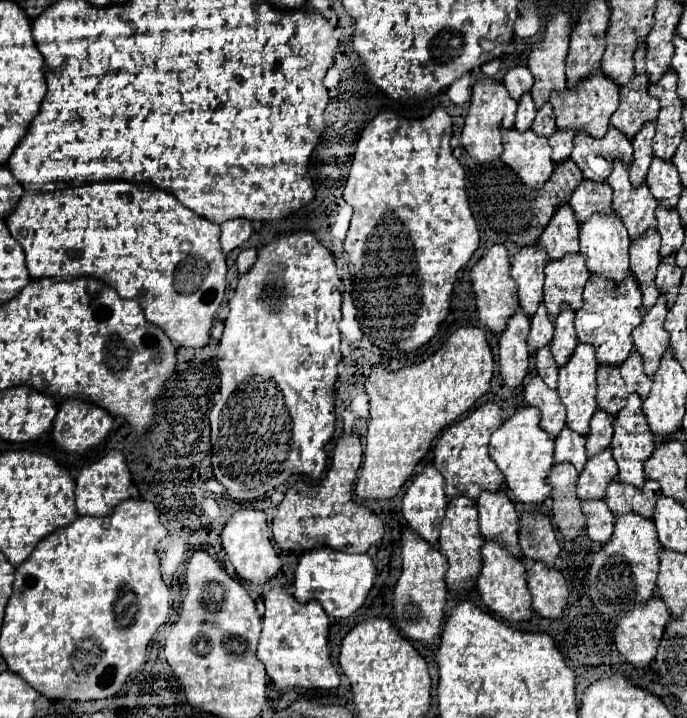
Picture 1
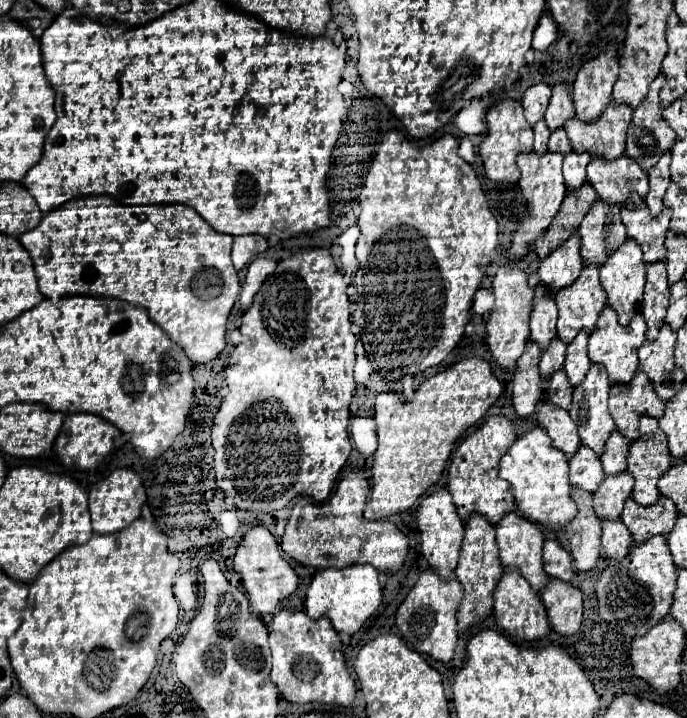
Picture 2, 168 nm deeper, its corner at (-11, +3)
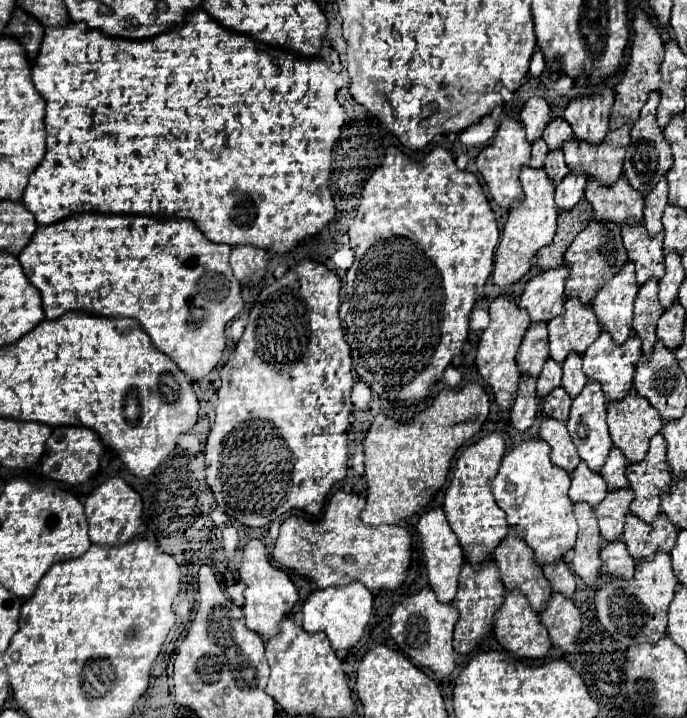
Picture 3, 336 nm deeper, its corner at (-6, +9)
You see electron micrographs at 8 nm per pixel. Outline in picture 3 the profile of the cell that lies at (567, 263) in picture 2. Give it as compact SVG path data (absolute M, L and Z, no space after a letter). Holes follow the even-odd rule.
M561 264L557 268L541 270L539 274L527 280L525 290L519 298L519 306L529 312L531 322L549 322L551 318L563 314L563 292L567 276L569 268L567 264Z

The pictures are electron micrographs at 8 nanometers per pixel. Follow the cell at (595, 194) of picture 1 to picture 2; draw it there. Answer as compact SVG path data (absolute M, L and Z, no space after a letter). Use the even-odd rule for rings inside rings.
M596 200L584 216L578 234L584 266L600 266L616 246L622 246L622 242L628 240L626 228L620 220L620 208L602 200Z

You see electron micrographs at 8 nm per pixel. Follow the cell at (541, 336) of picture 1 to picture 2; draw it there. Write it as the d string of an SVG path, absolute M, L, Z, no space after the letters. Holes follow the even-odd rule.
M554 338L552 344L548 346L548 350L544 350L542 358L540 358L540 374L544 378L550 378L556 370L564 368L564 354L566 354L566 346L560 338Z

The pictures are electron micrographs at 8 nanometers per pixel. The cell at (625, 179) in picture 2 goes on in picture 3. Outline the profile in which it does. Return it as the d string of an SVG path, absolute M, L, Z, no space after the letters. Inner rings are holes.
M625 174L611 186L603 186L595 178L587 180L585 198L591 202L597 220L639 224L643 218L643 196L629 184Z

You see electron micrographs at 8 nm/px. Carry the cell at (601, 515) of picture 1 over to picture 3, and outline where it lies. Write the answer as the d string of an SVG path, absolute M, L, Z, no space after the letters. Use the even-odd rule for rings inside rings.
M621 540L603 542L601 558L603 558L605 570L611 576L623 576L623 578L631 578L633 576L635 560L631 560L631 554L629 554L625 542L621 542Z

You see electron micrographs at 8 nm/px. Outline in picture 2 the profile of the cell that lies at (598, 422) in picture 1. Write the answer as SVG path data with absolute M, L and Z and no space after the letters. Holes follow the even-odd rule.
M612 432L612 436L606 442L606 450L600 456L606 474L622 474L626 470L628 446L630 446L630 440L626 440L618 432Z

